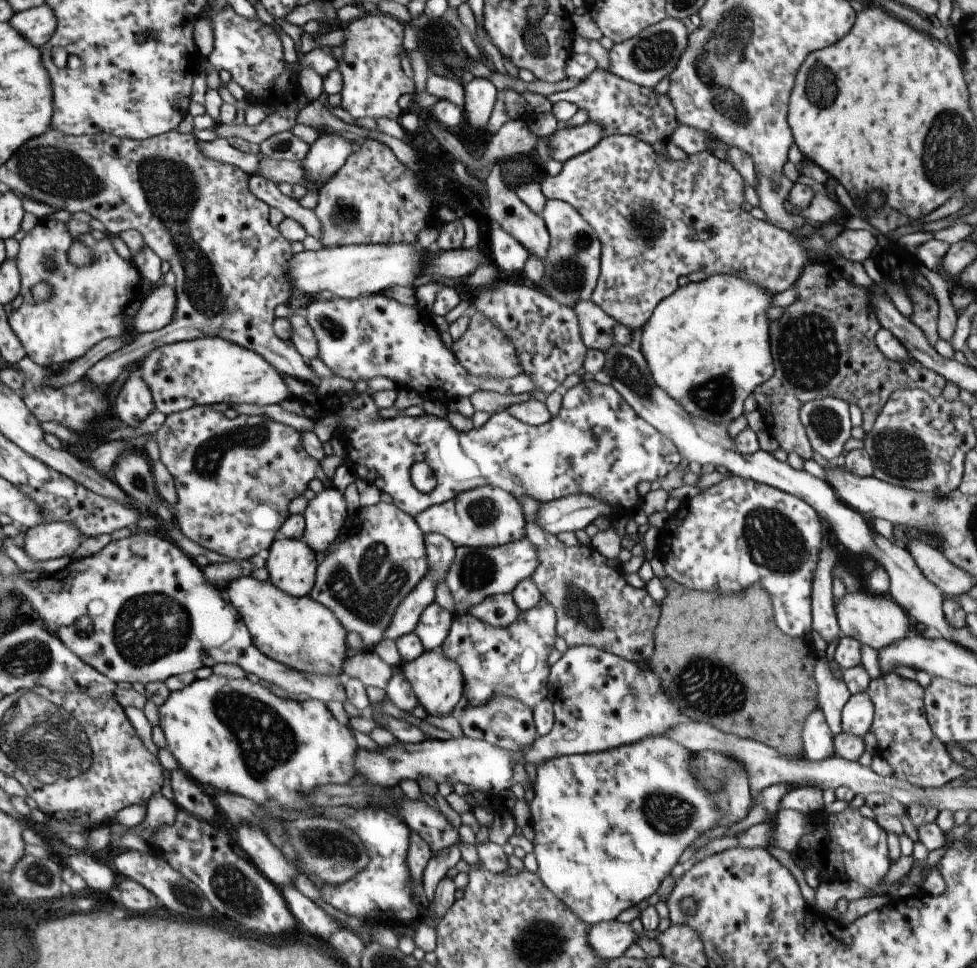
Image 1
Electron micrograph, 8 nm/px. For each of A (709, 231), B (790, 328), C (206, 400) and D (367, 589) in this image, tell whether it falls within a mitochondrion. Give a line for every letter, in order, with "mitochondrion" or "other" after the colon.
A: other
B: mitochondrion
C: other
D: mitochondrion

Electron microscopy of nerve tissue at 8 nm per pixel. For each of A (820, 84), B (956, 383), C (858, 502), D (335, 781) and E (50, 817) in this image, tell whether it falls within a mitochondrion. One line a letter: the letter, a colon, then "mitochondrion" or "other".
A: mitochondrion
B: other
C: other
D: other
E: other

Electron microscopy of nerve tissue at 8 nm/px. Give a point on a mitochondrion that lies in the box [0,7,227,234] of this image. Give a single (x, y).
(57, 172)

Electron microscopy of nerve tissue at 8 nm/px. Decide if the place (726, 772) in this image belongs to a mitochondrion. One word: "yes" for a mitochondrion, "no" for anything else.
yes

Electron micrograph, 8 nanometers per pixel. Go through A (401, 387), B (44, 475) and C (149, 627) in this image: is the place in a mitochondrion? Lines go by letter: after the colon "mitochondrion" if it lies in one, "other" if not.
A: other
B: other
C: mitochondrion

